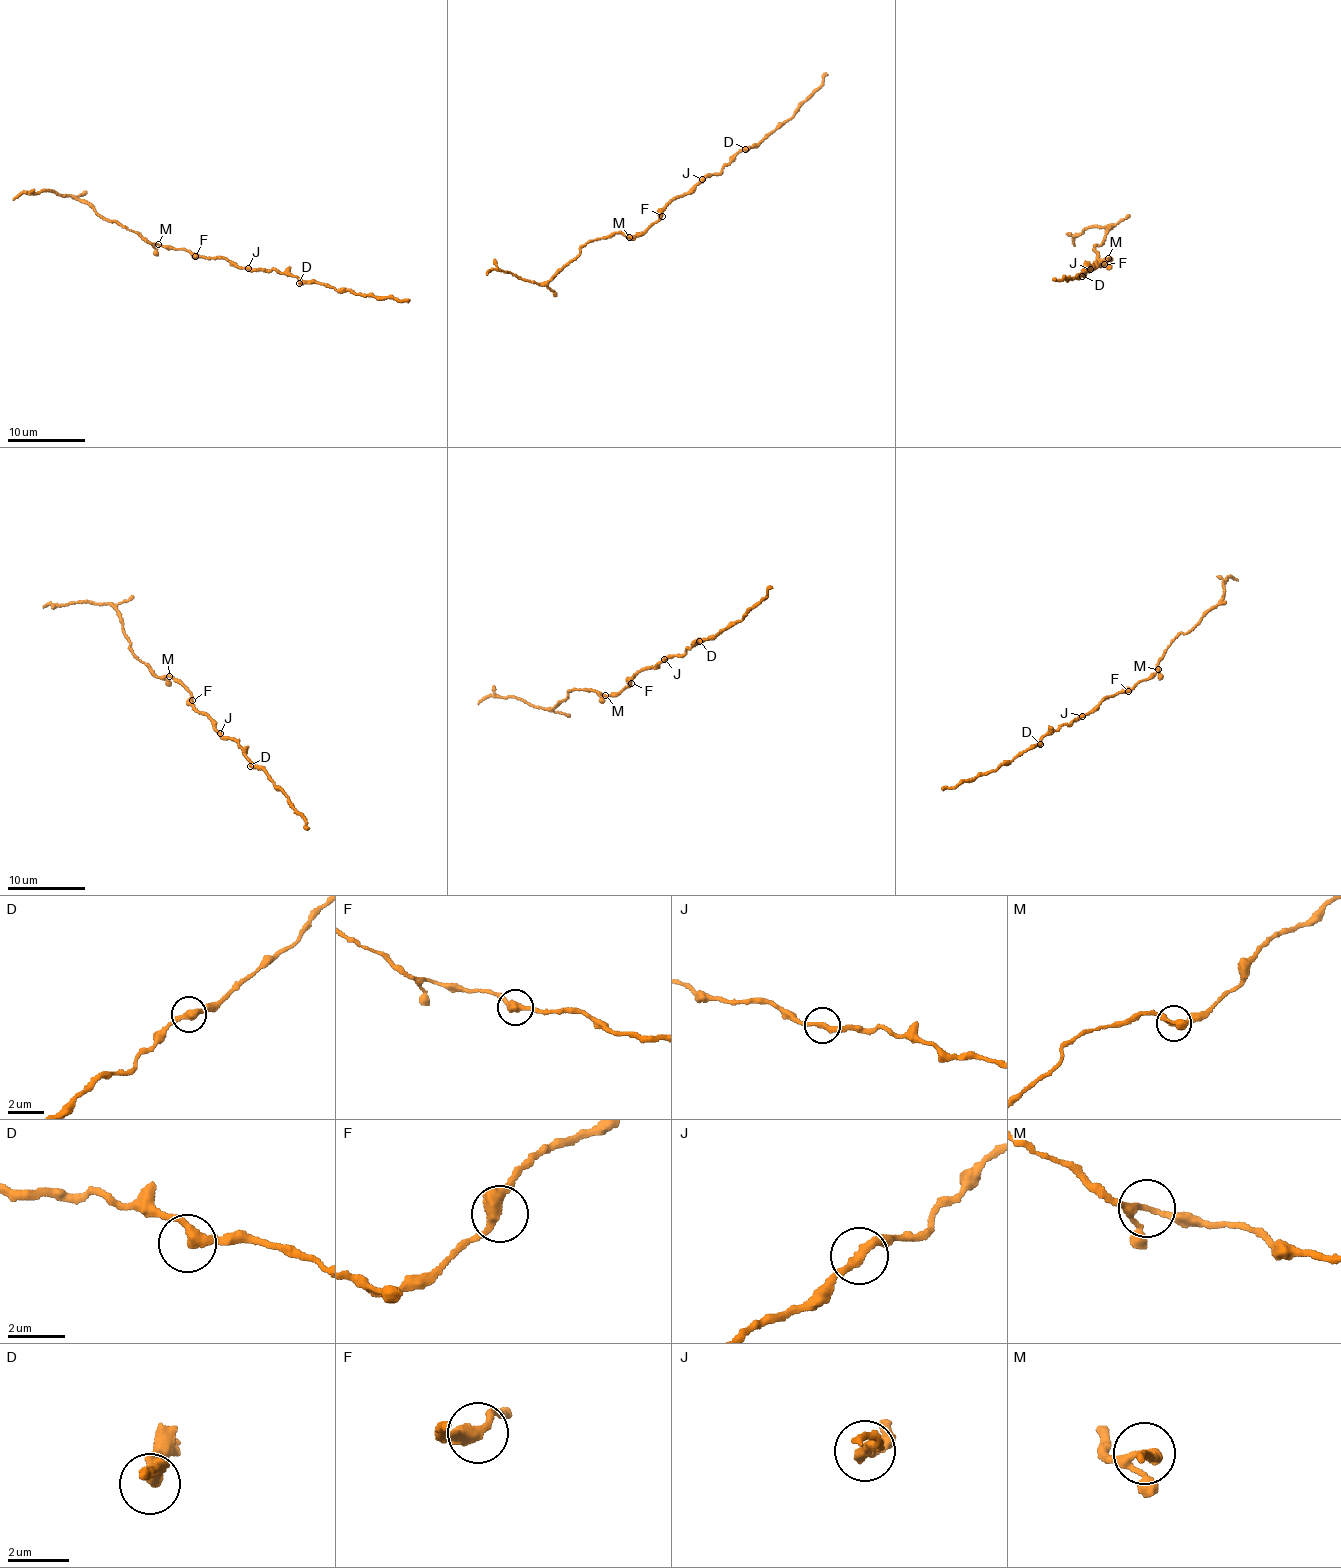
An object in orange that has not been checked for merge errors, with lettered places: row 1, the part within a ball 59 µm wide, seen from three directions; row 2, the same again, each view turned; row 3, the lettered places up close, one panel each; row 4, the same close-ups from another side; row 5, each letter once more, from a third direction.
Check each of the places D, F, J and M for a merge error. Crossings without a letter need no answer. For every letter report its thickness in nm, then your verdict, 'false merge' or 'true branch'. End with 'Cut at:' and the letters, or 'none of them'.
D: calibre 320 nm; true branch
F: calibre 400 nm; true branch
J: calibre 280 nm; true branch
M: calibre 170 nm; true branch
Cut at: none of them

